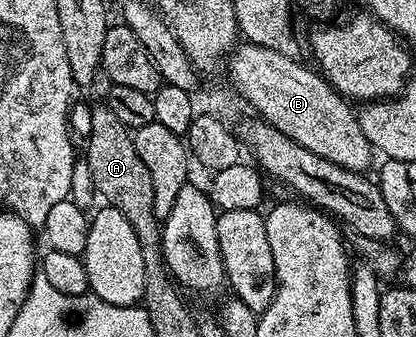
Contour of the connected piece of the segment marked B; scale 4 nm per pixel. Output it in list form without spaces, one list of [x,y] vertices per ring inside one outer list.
[[[243,42],[235,46],[229,56],[230,79],[234,87],[255,107],[257,114],[276,129],[280,130],[292,141],[304,145],[304,149],[312,149],[312,153],[320,153],[327,161],[332,161],[349,171],[369,172],[372,148],[368,137],[364,137],[364,129],[360,129],[355,108],[343,96],[338,94],[331,83],[313,66],[305,67],[297,58],[284,56],[276,49],[264,49],[255,43]]]

